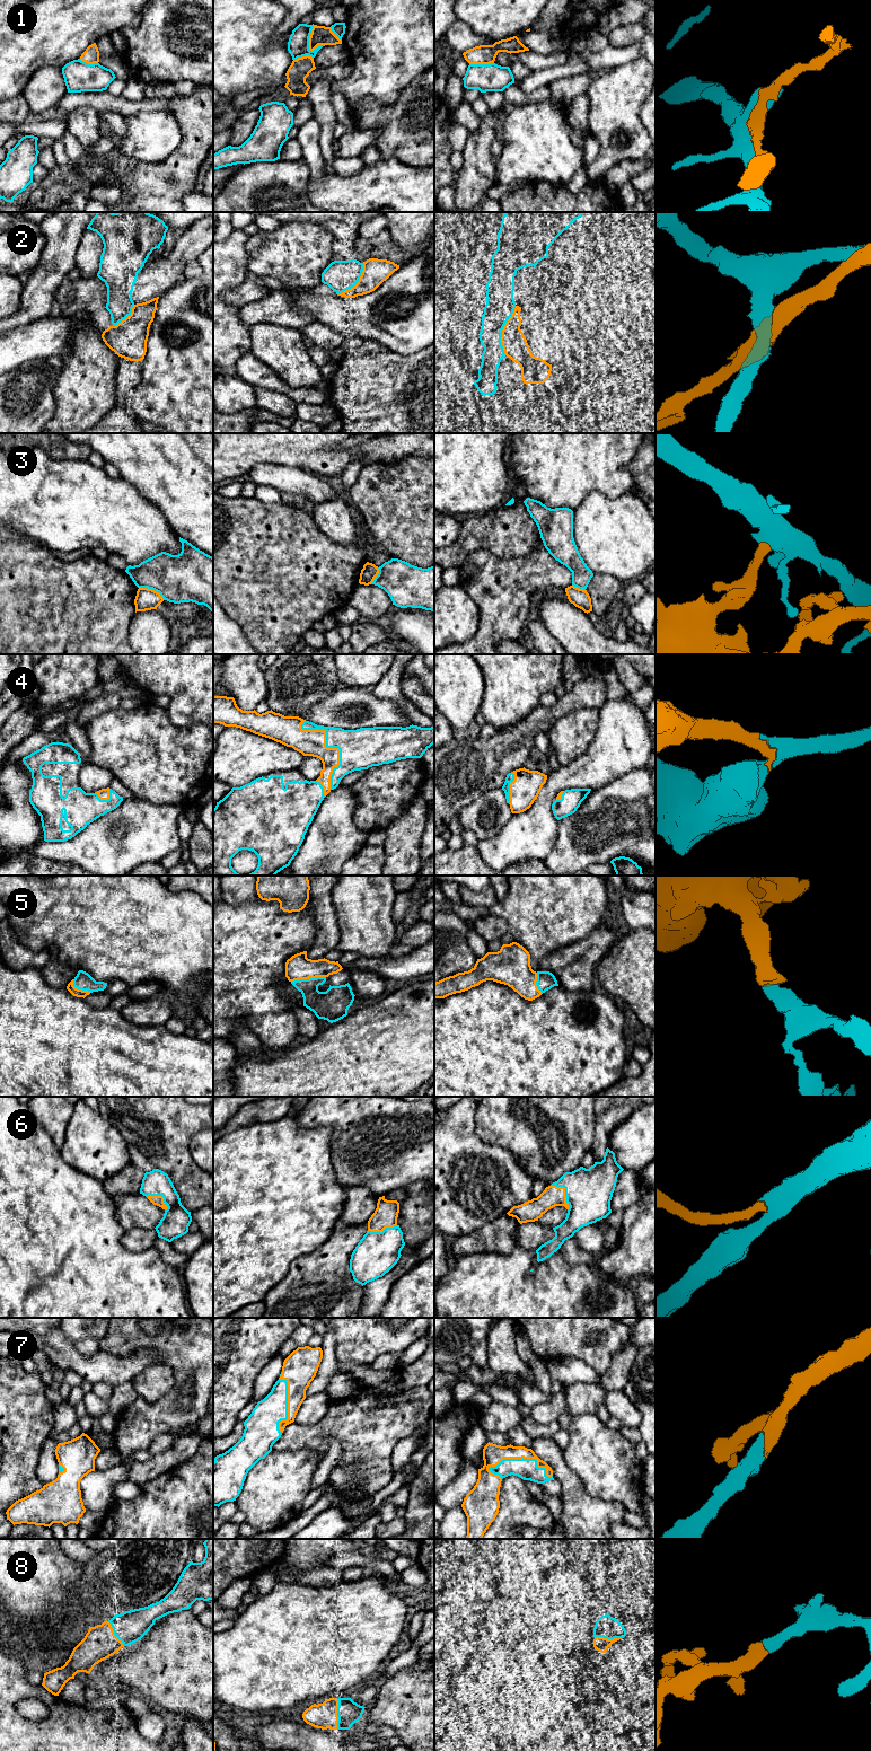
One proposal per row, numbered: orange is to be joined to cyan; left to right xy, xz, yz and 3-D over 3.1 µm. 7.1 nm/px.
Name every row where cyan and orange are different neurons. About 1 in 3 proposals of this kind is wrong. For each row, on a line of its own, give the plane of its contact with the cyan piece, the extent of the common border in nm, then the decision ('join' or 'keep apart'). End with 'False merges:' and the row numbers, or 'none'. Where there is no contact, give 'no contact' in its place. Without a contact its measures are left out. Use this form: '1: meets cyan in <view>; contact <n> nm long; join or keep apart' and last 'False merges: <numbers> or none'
1: meets cyan in xz; contact 190 nm long; keep apart
2: meets cyan in yz; contact 360 nm long; keep apart
3: meets cyan in xy; contact 200 nm long; keep apart
4: meets cyan in xz; contact 550 nm long; join
5: meets cyan in xz; contact 260 nm long; join
6: meets cyan in yz; contact 220 nm long; join
7: meets cyan in yz; contact 460 nm long; join
8: meets cyan in xz; contact 220 nm long; join
False merges: 1, 2, 3

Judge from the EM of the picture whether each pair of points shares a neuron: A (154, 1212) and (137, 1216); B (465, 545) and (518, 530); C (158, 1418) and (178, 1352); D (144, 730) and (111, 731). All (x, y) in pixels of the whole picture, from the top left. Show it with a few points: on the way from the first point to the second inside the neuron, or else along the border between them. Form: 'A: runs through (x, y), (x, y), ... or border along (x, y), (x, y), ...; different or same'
A: runs through (149, 1214), (141, 1214); same
B: runs through (478, 531), (504, 531); same
C: runs through (175, 1401), (182, 1395), (182, 1369); same
D: runs through (137, 731), (119, 731); same

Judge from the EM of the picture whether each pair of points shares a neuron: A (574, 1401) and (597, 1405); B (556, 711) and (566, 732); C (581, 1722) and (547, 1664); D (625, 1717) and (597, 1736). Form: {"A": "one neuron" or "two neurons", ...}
{"A": "one neuron", "B": "two neurons", "C": "two neurons", "D": "two neurons"}

